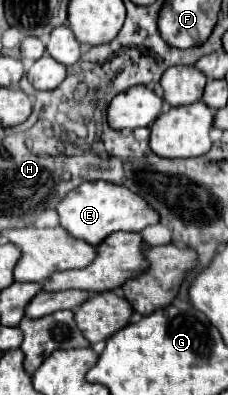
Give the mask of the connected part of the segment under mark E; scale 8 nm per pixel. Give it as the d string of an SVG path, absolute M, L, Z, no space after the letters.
M107 181L83 183L77 189L69 191L57 205L61 227L75 239L83 239L89 245L99 245L107 235L115 231L135 231L139 233L147 225L159 223L159 215L147 205L145 199L131 193L127 187L113 185Z

